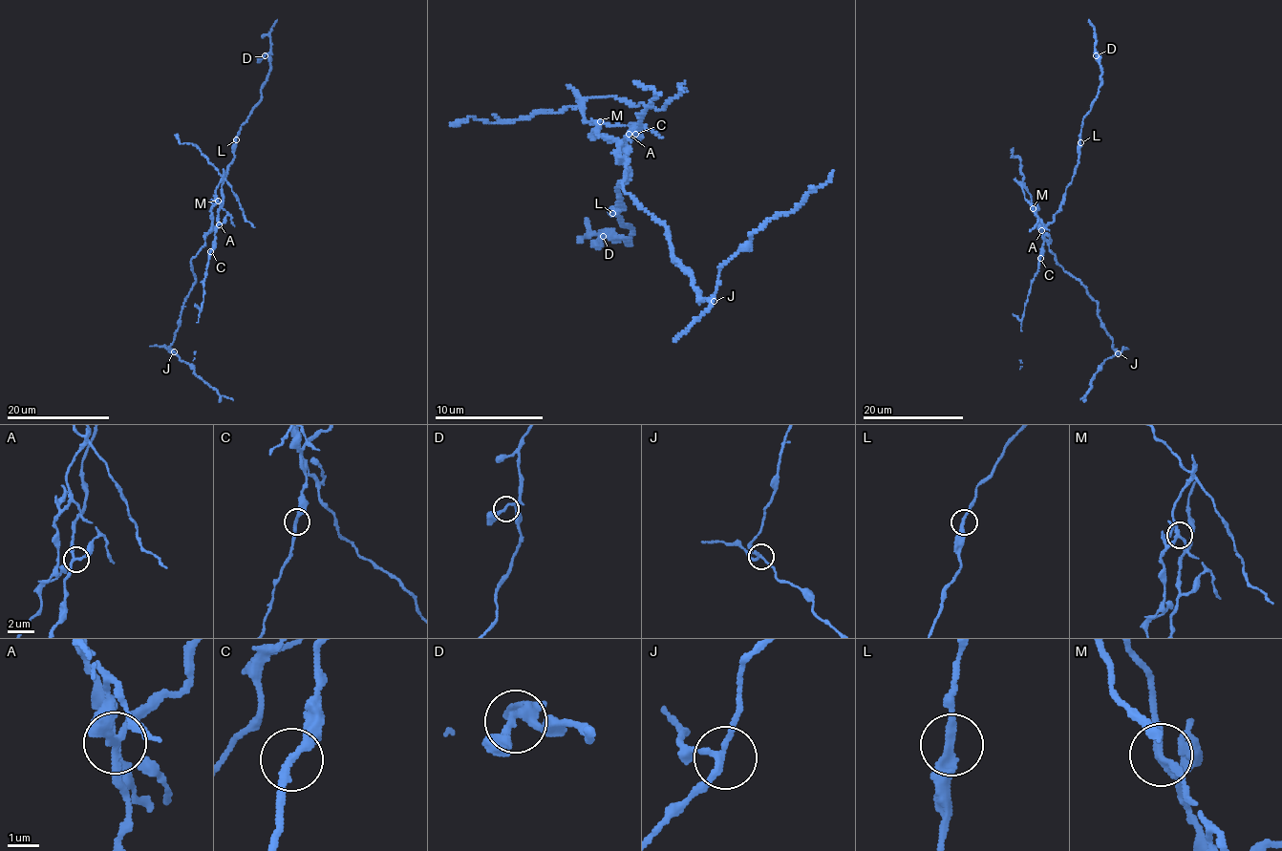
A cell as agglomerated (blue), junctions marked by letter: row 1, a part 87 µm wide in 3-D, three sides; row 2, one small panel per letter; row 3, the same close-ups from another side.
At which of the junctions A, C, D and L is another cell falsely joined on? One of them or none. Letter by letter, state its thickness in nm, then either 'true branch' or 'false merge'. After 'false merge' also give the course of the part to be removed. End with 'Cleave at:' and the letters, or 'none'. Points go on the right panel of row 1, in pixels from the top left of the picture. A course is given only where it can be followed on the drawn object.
A: calibre 200 nm; false merge; course (1041, 231), (1033, 209), (1058, 265), (1098, 306), (1116, 351), (1080, 399)
C: calibre 240 nm; true branch
D: calibre 190 nm; true branch
L: calibre 240 nm; true branch
Cleave at: A

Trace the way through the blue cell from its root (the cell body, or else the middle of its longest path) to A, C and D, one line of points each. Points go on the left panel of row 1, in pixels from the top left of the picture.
A: (218, 202), (227, 214), (220, 224)
C: (218, 202), (227, 215), (216, 227), (214, 247), (210, 251)
D: (218, 202), (227, 214), (222, 223), (222, 184), (237, 132), (261, 97), (269, 72), (265, 55)

